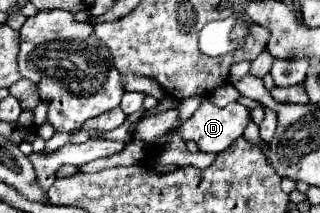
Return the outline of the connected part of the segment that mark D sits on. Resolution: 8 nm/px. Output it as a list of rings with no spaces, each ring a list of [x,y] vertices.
[[[205,99],[175,131],[183,141],[195,141],[201,151],[221,153],[243,135],[249,121],[251,111],[245,105],[229,103],[227,107],[215,107]]]

